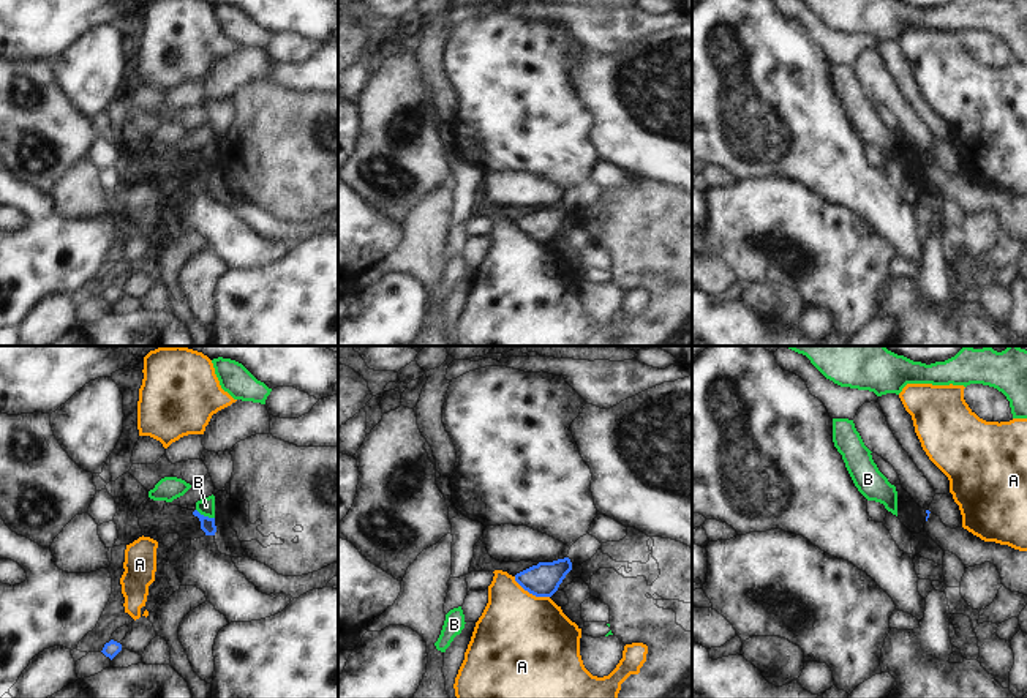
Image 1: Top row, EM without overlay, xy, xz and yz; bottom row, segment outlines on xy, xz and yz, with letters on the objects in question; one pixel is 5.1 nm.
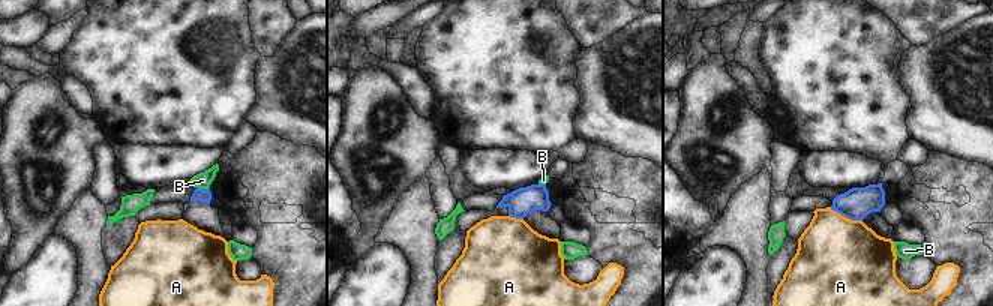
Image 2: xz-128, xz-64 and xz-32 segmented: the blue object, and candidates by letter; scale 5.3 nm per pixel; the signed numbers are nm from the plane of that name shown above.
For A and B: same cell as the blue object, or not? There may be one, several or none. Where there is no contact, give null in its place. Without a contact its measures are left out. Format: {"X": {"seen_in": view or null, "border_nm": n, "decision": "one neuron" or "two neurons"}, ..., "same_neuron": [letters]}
{"A": {"seen_in": "xz", "border_nm": 220, "decision": "two neurons"}, "B": {"seen_in": "xy", "border_nm": 110, "decision": "two neurons"}, "same_neuron": []}

